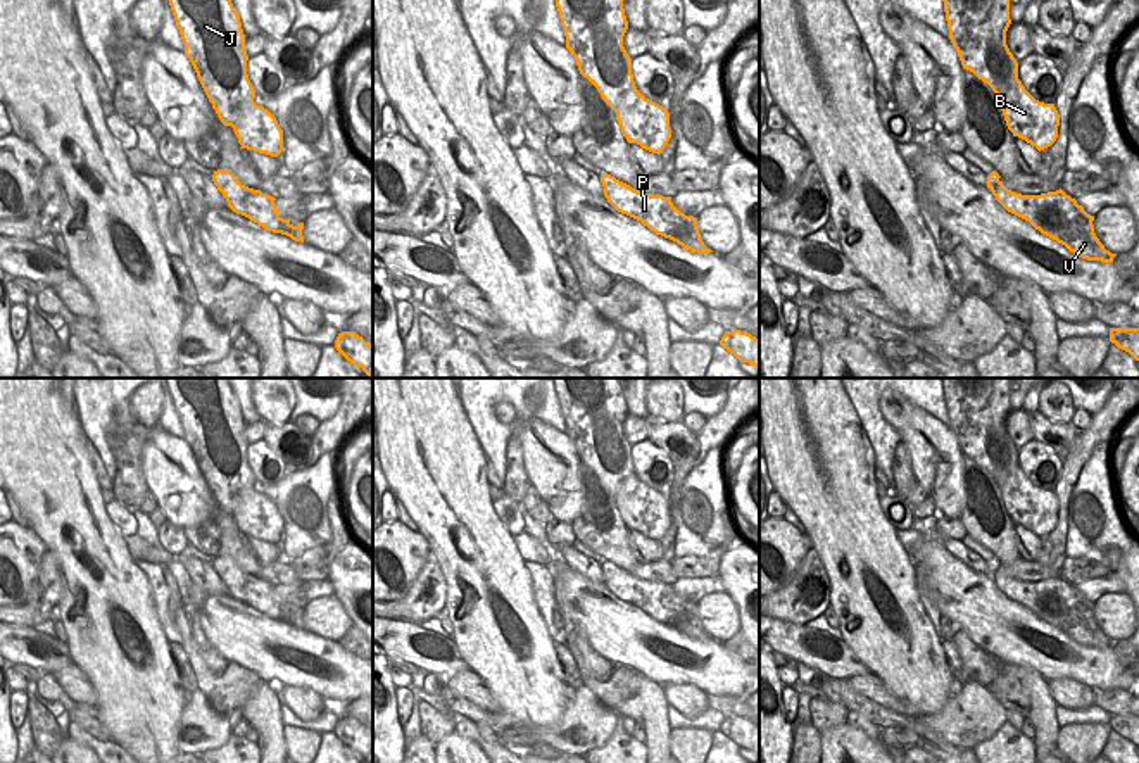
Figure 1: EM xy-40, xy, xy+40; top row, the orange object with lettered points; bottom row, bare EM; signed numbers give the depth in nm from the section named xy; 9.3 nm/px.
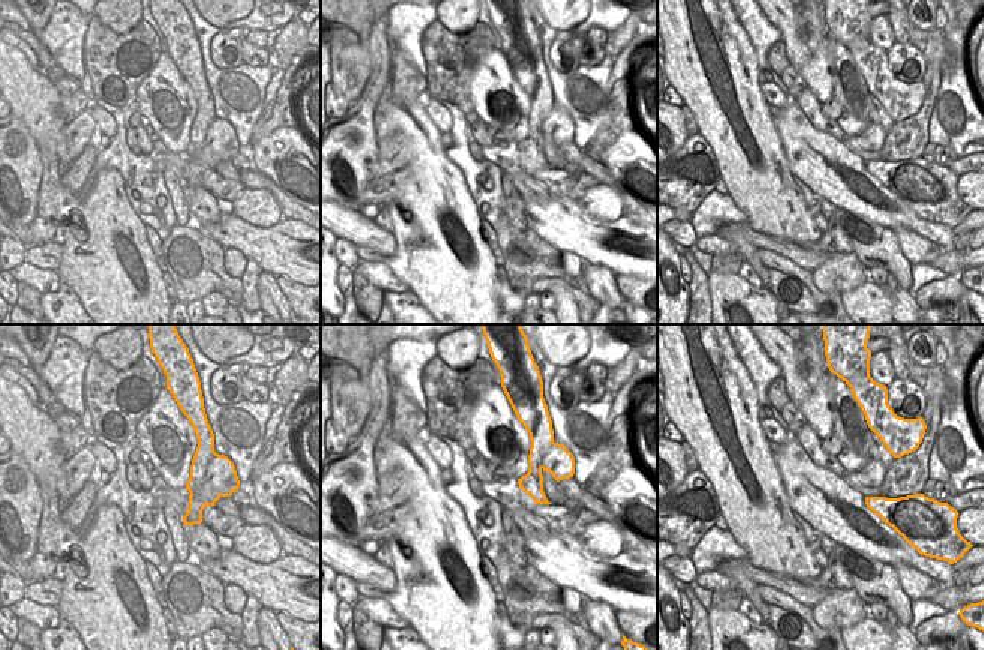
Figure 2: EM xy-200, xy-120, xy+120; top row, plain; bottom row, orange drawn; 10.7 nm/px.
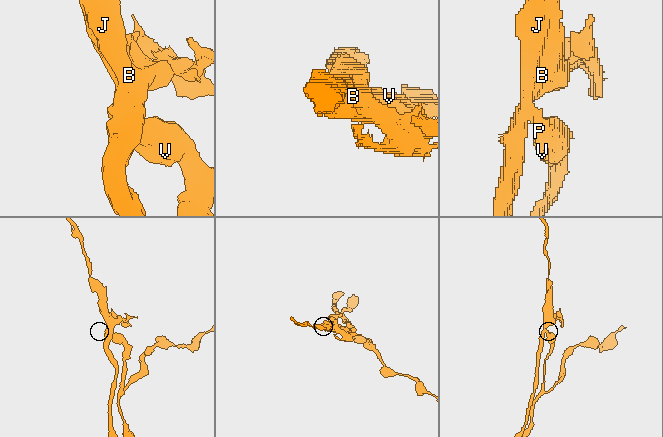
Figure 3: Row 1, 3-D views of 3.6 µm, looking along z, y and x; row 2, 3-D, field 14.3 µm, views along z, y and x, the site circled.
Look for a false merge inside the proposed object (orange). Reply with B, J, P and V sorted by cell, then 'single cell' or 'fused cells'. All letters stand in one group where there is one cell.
B / J P V | fused cells

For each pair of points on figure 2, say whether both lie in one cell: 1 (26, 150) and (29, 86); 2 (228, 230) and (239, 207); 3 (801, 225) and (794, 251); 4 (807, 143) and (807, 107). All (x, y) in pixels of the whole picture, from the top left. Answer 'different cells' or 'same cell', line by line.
1: different cells
2: different cells
3: different cells
4: different cells

